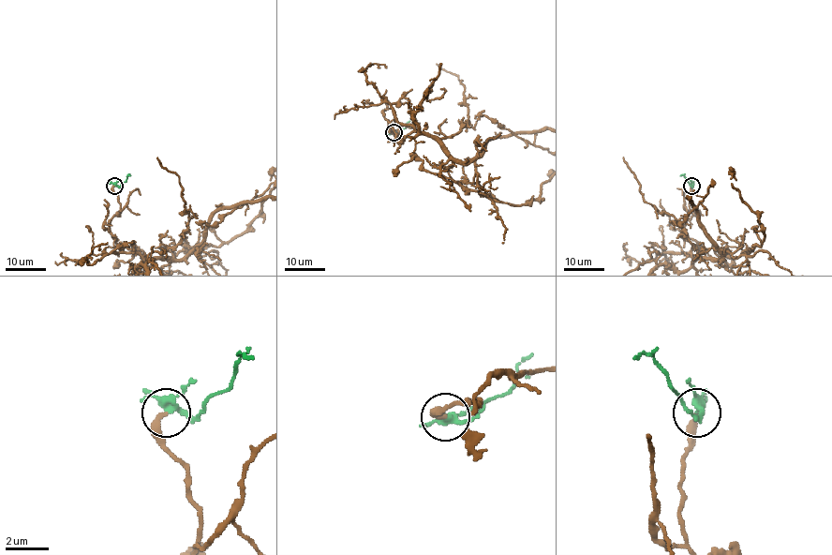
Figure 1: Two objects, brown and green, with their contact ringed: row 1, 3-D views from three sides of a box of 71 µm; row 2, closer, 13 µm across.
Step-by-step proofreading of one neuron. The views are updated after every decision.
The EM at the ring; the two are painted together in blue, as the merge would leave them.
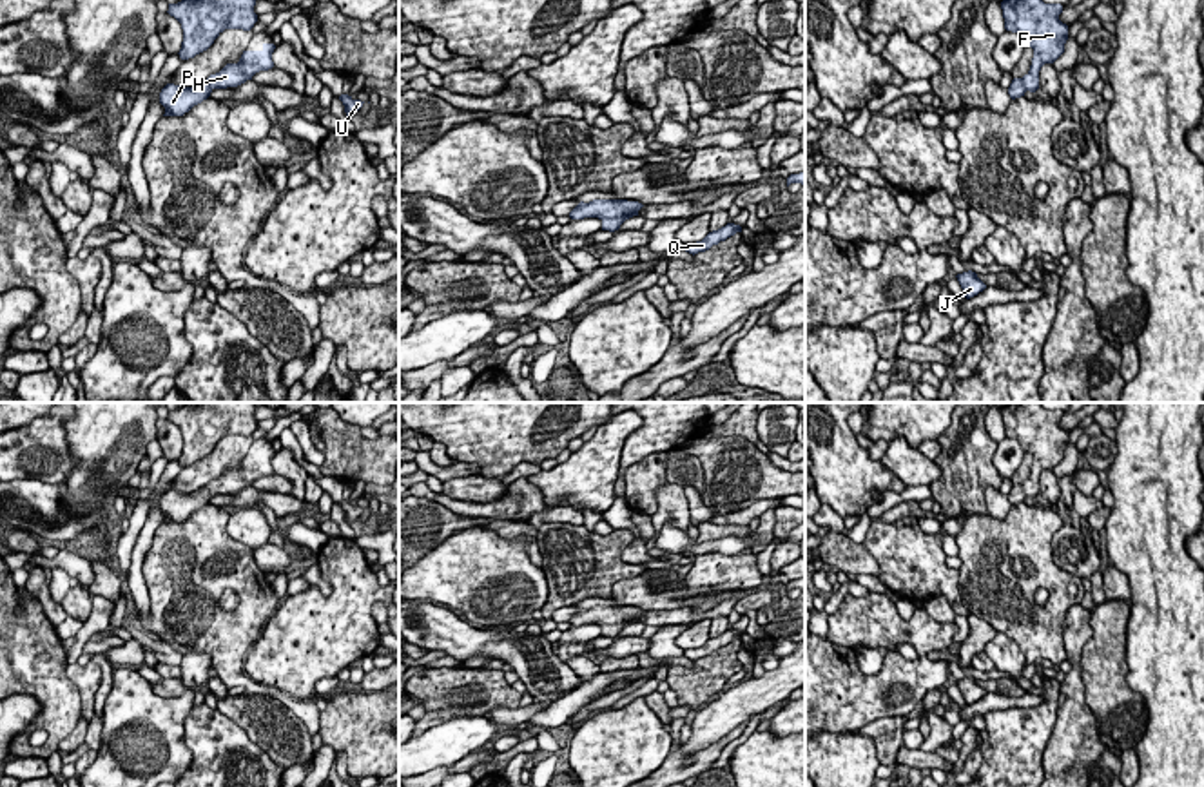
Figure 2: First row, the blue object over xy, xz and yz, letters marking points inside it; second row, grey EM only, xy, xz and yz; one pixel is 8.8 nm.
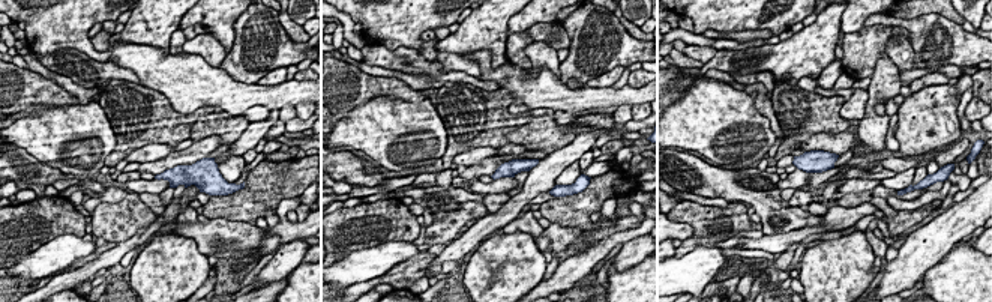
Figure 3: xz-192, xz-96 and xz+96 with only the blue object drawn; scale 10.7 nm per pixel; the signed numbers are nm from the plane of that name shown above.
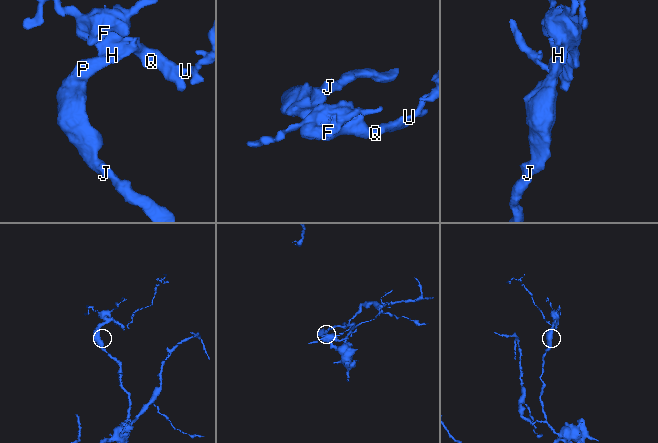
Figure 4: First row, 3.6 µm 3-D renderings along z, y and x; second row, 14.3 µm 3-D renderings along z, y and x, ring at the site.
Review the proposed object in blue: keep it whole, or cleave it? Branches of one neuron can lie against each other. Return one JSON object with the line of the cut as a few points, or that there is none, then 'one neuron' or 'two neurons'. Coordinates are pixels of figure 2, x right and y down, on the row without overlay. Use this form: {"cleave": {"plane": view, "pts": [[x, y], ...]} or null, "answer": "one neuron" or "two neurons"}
{"cleave": null, "answer": "one neuron"}

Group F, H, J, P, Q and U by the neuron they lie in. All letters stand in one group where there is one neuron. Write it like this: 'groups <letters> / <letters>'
groups F H J P Q U

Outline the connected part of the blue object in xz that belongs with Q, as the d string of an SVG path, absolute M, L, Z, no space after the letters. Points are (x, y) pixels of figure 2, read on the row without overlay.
M727 629L725 633L709 638L702 647L684 651L684 656L693 660L693 662L698 658L705 658L713 651L725 647L727 644L734 642L736 638L742 638L742 633L734 631L734 629Z

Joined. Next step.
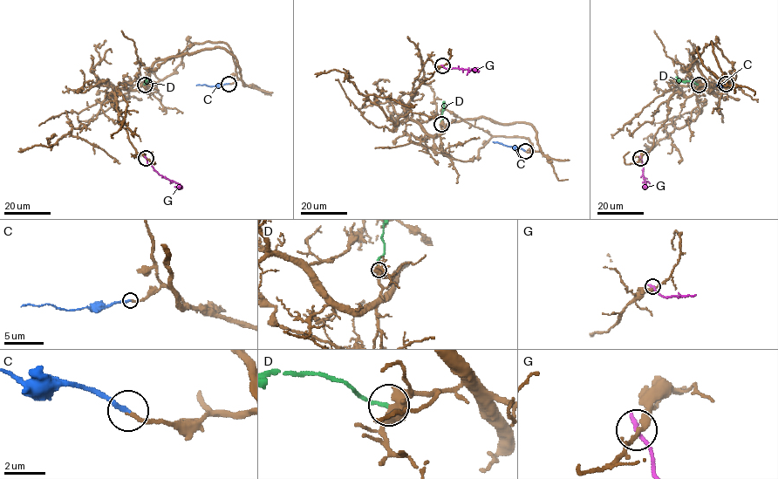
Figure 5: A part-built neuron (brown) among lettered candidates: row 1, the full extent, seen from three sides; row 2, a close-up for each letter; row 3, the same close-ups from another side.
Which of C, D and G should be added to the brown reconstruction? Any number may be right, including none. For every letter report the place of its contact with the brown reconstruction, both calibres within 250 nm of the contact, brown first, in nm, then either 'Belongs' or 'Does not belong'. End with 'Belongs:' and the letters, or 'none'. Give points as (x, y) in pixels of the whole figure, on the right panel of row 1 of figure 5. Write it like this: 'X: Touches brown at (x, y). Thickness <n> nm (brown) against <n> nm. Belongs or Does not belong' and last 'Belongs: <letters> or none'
C: Touches brown at (726, 84). Thickness 200 nm (brown) against 240 nm. Belongs
D: Touches brown at (699, 85). Thickness 480 nm (brown) against 180 nm. Does not belong
G: Touches brown at (640, 158). Thickness 260 nm (brown) against 240 nm. Does not belong
Belongs: C

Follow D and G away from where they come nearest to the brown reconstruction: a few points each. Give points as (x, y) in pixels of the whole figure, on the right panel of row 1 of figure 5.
D: (699, 85), (679, 80), (676, 77)
G: (640, 158), (645, 184), (644, 186)

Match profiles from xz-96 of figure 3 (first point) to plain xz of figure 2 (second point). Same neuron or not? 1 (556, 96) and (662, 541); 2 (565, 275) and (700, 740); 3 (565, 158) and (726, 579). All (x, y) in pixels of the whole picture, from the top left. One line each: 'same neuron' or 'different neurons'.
1: same neuron
2: different neurons
3: different neurons

